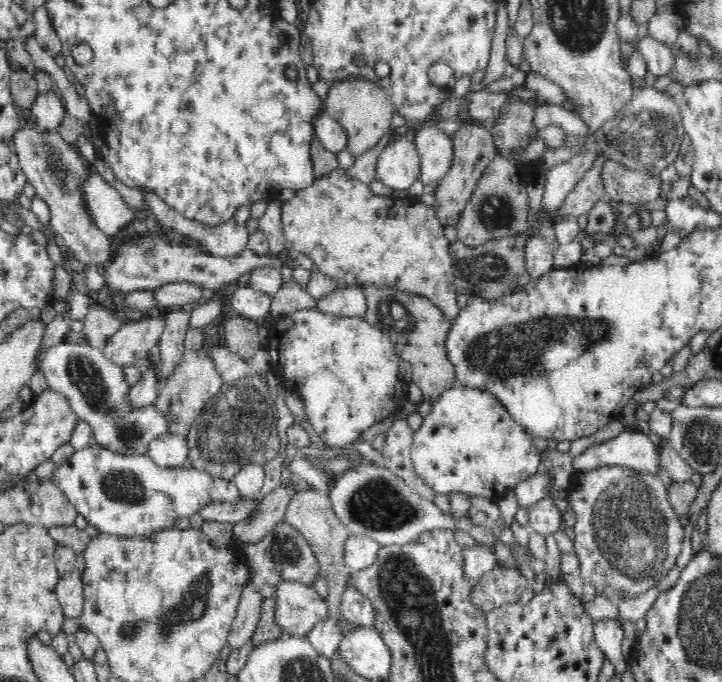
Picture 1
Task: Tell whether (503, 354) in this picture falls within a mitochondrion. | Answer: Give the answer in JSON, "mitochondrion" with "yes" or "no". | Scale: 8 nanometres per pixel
{"mitochondrion":"yes"}

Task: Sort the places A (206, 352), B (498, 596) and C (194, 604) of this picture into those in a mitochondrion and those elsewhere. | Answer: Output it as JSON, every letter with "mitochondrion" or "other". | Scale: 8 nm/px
{"A":"other","B":"other","C":"mitochondrion"}

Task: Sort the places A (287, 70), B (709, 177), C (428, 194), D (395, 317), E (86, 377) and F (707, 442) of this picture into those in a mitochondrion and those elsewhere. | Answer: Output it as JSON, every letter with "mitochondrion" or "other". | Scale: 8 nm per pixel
{"A":"other","B":"other","C":"other","D":"mitochondrion","E":"mitochondrion","F":"mitochondrion"}

